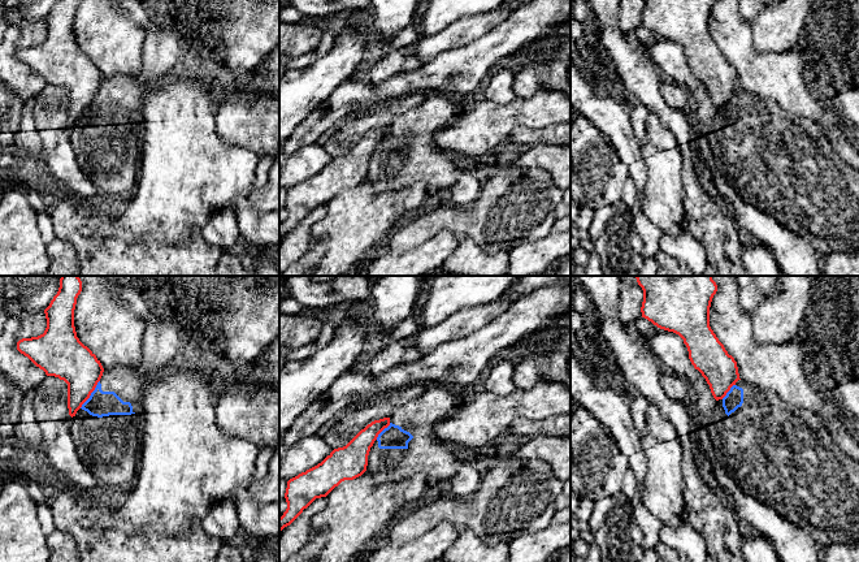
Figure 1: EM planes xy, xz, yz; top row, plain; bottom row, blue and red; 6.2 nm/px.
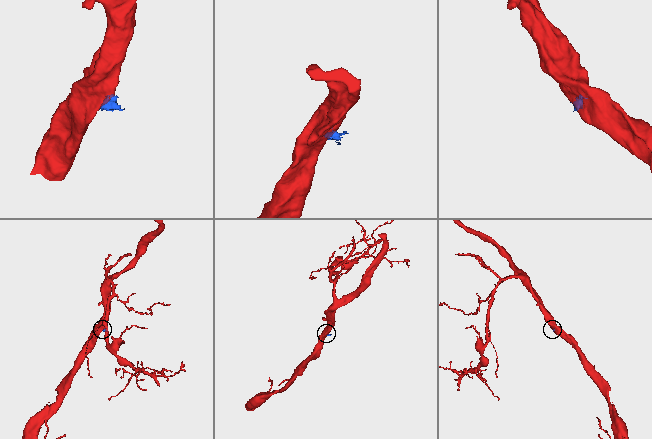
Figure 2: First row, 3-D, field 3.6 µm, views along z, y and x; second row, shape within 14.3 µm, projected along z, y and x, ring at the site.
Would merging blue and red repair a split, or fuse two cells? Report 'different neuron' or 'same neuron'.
different neuron

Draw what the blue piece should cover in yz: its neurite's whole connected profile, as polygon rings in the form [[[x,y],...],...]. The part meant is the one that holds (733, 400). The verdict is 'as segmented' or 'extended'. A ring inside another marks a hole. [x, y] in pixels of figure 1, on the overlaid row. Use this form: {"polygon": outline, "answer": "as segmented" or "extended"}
{"polygon": [[[743,380],[716,402],[713,422],[706,428],[717,461],[739,489],[808,532],[821,550],[834,544],[859,545],[859,462],[840,449],[821,419]]], "answer": "extended"}

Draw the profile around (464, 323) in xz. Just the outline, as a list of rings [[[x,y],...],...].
[[[504,291],[493,302],[464,308],[435,327],[420,329],[416,334],[405,338],[404,343],[416,347],[421,354],[431,353],[444,342],[464,338],[480,330],[516,301],[516,295]]]

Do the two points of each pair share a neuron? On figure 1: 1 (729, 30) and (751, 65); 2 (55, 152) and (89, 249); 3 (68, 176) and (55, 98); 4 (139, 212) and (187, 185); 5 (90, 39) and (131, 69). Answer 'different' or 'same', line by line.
1: same
2: different
3: same
4: same
5: same

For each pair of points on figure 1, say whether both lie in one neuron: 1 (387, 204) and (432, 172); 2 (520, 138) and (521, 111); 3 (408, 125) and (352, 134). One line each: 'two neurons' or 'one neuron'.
1: two neurons
2: two neurons
3: two neurons

